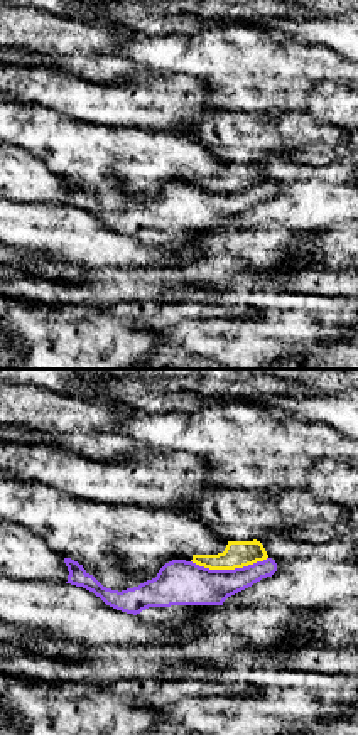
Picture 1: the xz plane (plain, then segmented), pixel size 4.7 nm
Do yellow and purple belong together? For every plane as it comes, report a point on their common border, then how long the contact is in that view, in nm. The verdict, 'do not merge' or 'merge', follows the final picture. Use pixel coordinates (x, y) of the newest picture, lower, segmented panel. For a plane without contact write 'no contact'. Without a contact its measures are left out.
(228, 568) | 360 nm

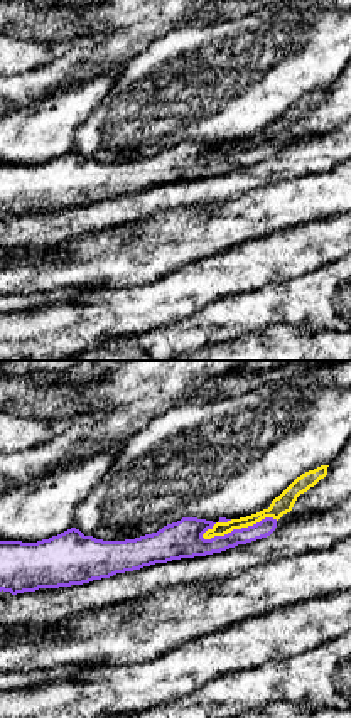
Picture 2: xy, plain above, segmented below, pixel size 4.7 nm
(238, 528) | 380 nm

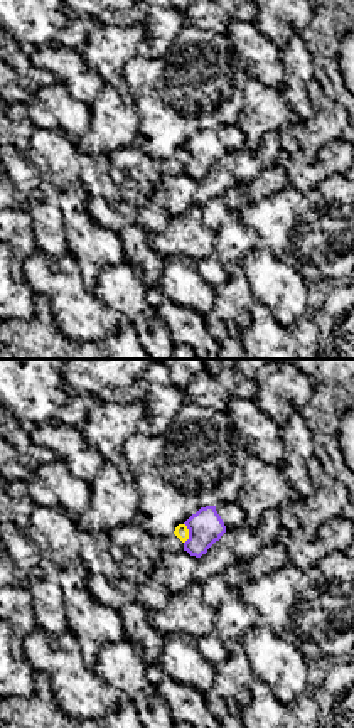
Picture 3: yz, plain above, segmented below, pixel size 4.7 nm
(187, 533) | 100 nm

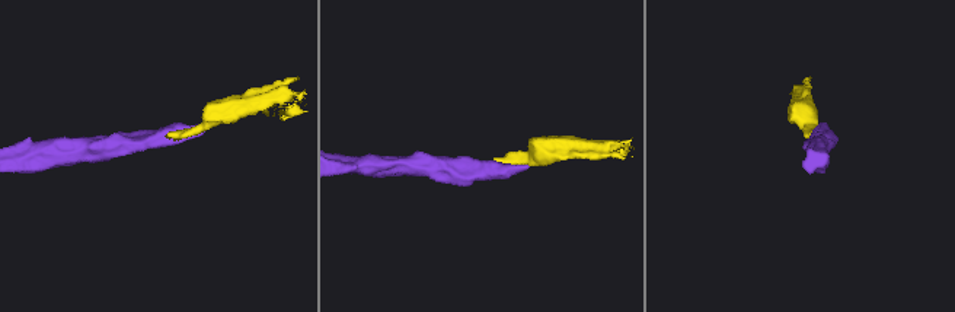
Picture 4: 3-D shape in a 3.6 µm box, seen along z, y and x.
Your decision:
do not merge

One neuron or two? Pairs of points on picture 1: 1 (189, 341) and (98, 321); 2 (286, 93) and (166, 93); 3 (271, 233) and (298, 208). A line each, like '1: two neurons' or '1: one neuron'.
1: two neurons
2: two neurons
3: two neurons

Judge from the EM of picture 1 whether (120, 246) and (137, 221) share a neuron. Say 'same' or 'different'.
different

